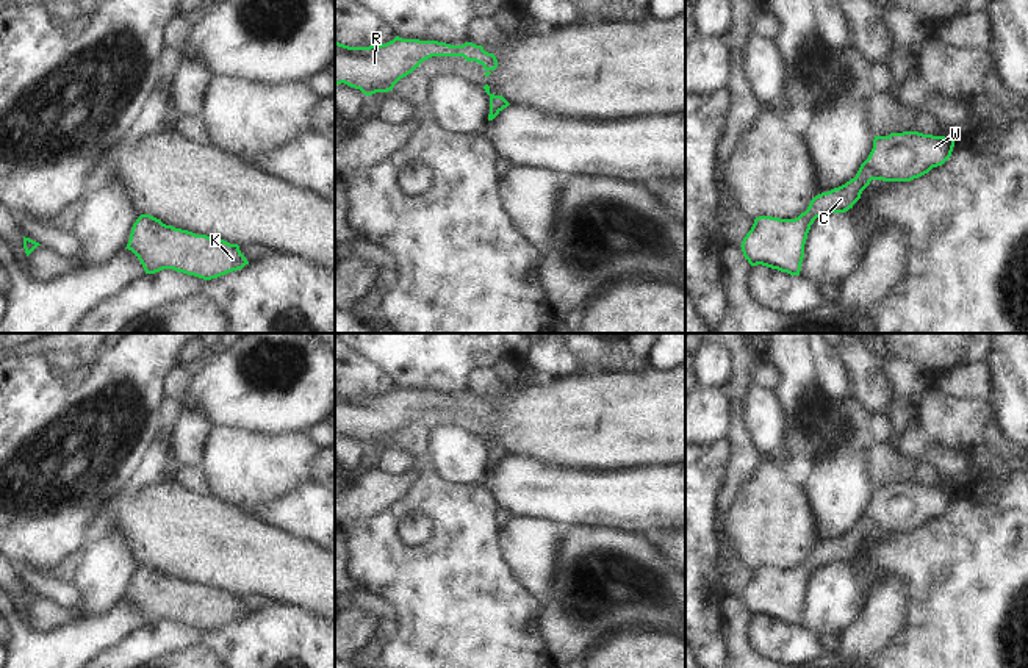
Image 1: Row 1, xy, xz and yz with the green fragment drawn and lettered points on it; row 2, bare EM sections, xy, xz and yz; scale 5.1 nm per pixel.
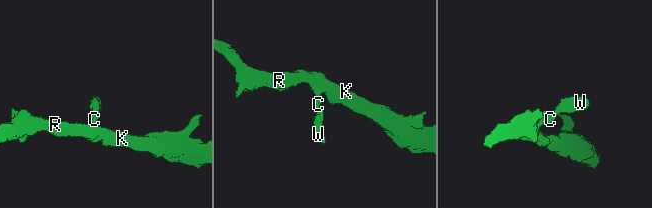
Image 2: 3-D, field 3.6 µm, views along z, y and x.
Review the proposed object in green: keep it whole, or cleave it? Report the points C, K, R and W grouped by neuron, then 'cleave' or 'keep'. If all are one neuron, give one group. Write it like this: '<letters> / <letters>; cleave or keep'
C K R W; keep

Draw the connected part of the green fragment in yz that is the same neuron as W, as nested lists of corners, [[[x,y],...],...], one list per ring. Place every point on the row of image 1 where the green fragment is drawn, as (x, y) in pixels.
[[[918,131],[875,136],[873,149],[856,177],[815,196],[798,217],[756,217],[740,246],[743,257],[751,266],[762,264],[800,275],[807,233],[817,217],[853,208],[872,180],[911,181],[933,167],[942,166],[951,156],[954,141],[954,136],[933,136]]]

